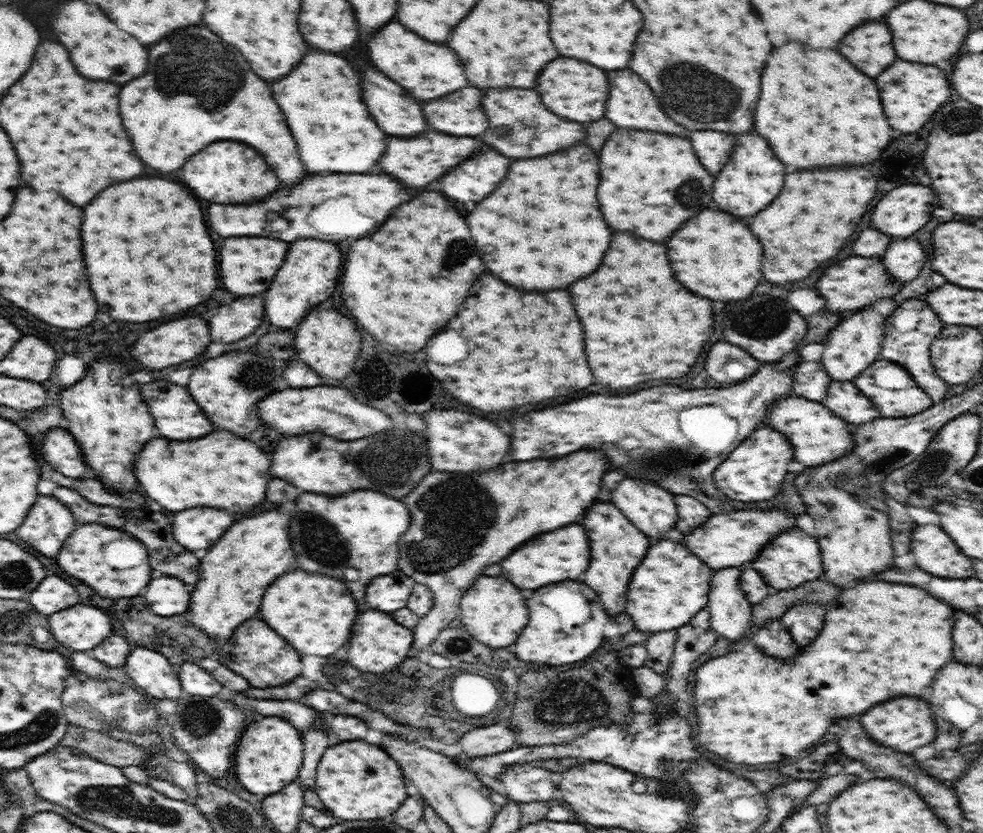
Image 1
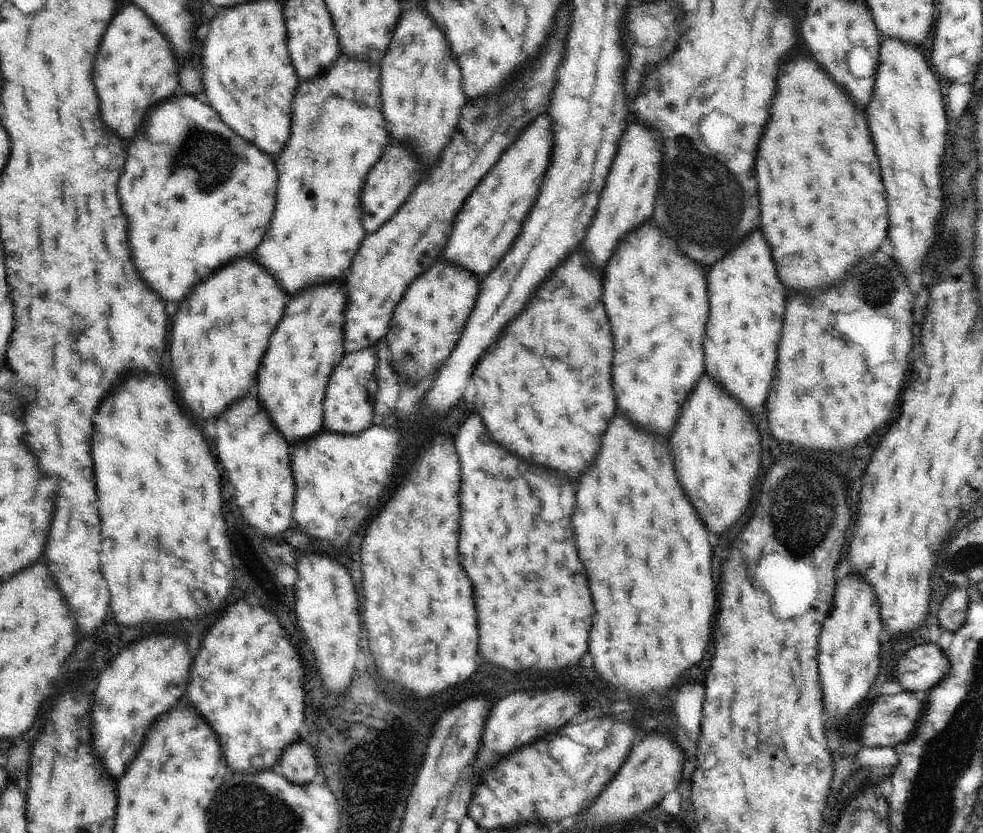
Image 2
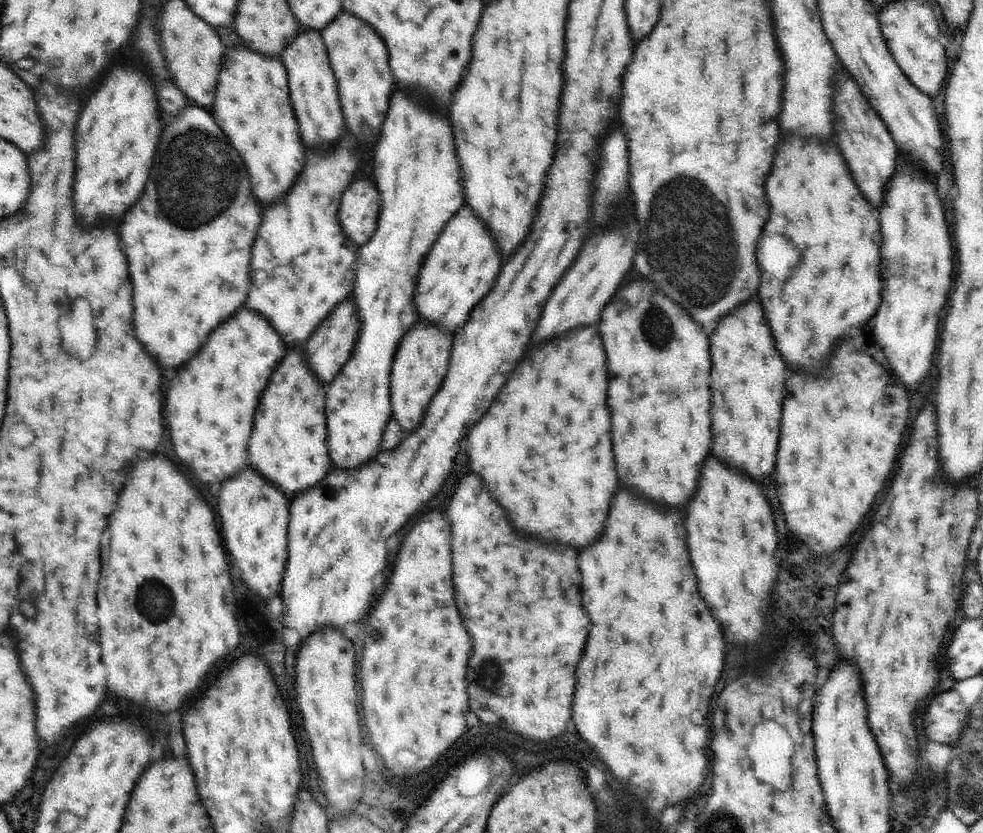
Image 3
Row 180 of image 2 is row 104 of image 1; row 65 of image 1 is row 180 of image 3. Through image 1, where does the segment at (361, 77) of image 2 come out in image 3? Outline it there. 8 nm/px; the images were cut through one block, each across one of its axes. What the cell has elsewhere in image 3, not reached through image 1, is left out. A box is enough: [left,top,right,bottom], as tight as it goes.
[246,132,360,348]

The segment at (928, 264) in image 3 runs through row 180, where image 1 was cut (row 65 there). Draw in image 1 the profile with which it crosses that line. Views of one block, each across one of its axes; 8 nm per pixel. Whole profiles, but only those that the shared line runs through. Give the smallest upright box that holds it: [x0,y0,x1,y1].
[876,60,950,132]

